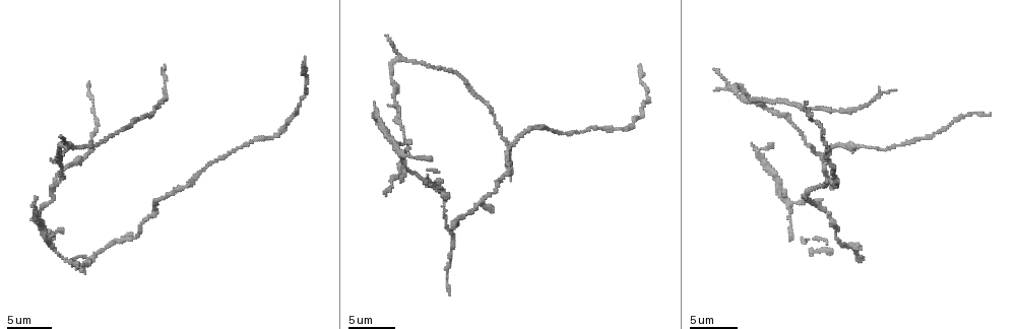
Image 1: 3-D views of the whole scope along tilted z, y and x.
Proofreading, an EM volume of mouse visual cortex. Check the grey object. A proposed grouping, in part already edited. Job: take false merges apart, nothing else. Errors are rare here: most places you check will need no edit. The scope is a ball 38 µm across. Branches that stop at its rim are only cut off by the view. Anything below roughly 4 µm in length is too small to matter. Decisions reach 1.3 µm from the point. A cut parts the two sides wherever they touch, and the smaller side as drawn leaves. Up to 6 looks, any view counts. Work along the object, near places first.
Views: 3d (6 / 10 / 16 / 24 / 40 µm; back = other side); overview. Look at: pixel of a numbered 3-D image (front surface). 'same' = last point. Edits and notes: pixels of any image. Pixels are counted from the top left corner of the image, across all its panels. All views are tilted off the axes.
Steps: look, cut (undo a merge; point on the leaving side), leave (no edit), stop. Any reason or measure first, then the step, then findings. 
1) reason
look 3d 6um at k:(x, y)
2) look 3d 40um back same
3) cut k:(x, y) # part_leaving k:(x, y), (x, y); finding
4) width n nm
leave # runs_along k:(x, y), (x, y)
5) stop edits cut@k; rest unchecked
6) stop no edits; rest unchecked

a narrow waist
look 3d 6um at 1:(502, 136)

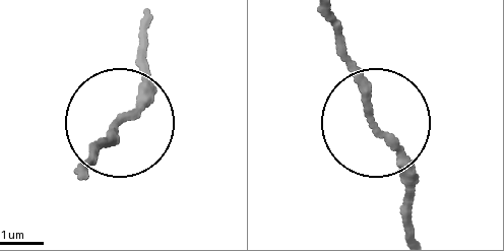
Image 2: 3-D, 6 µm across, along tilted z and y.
leave # runs_along 2:(85, 164), (137, 107), (147, 79); one cell here

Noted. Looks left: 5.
thick turns thin
look 3d 6um at 1:(486, 194)

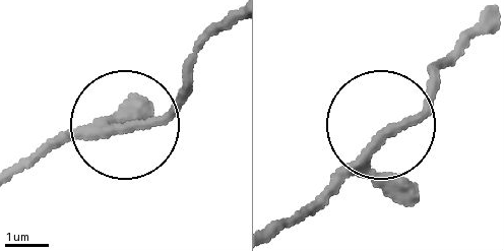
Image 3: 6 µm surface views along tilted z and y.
from behind
look 3d 6um back at 3:(390, 132)

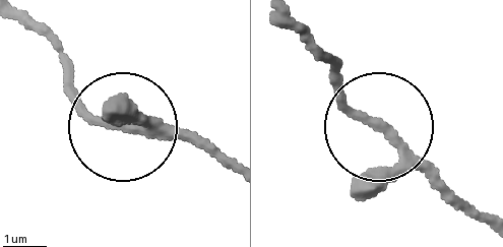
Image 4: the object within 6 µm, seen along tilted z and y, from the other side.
leave # continuous, no second cell

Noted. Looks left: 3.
three arms meet
look 3d 16um at 1:(821, 154)

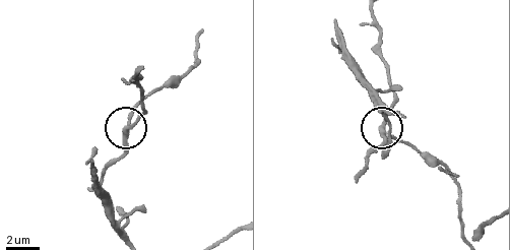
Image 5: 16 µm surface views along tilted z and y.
arms 3
leave # one cell here

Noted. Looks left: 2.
stop no edits; rest unchecked

